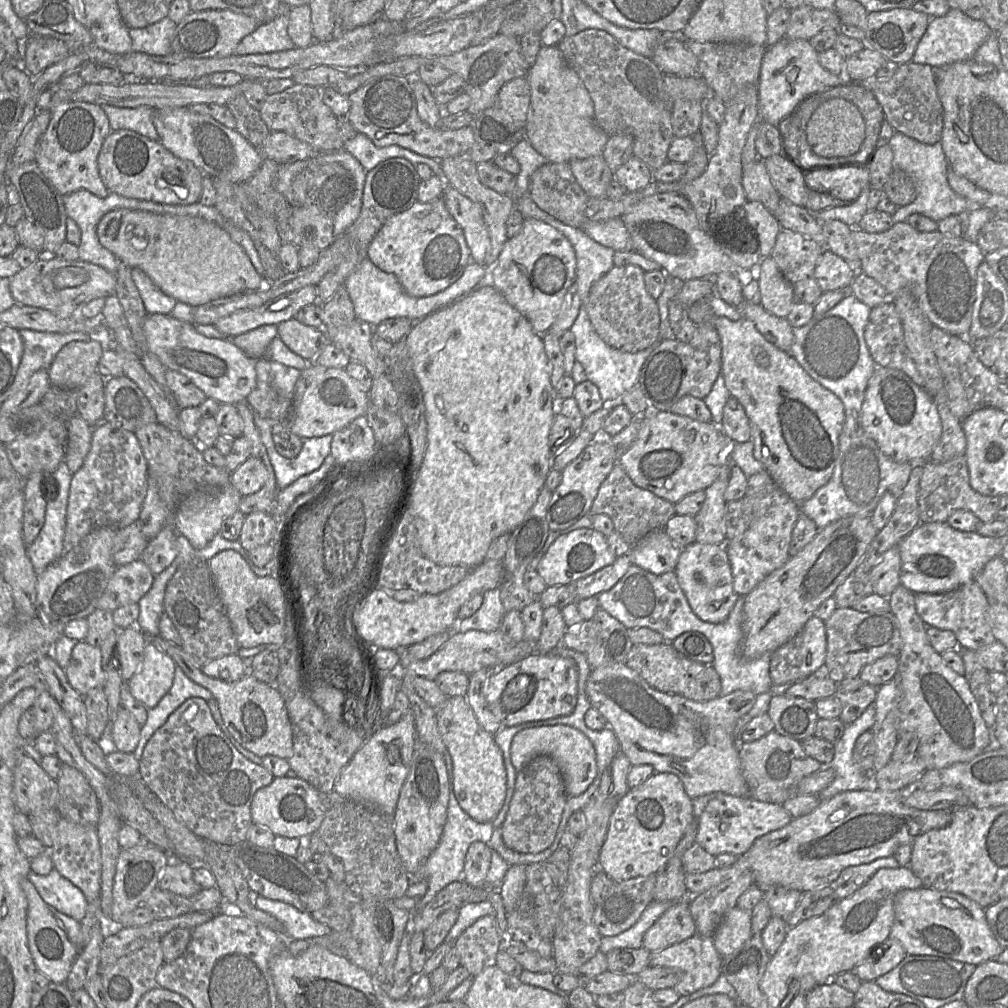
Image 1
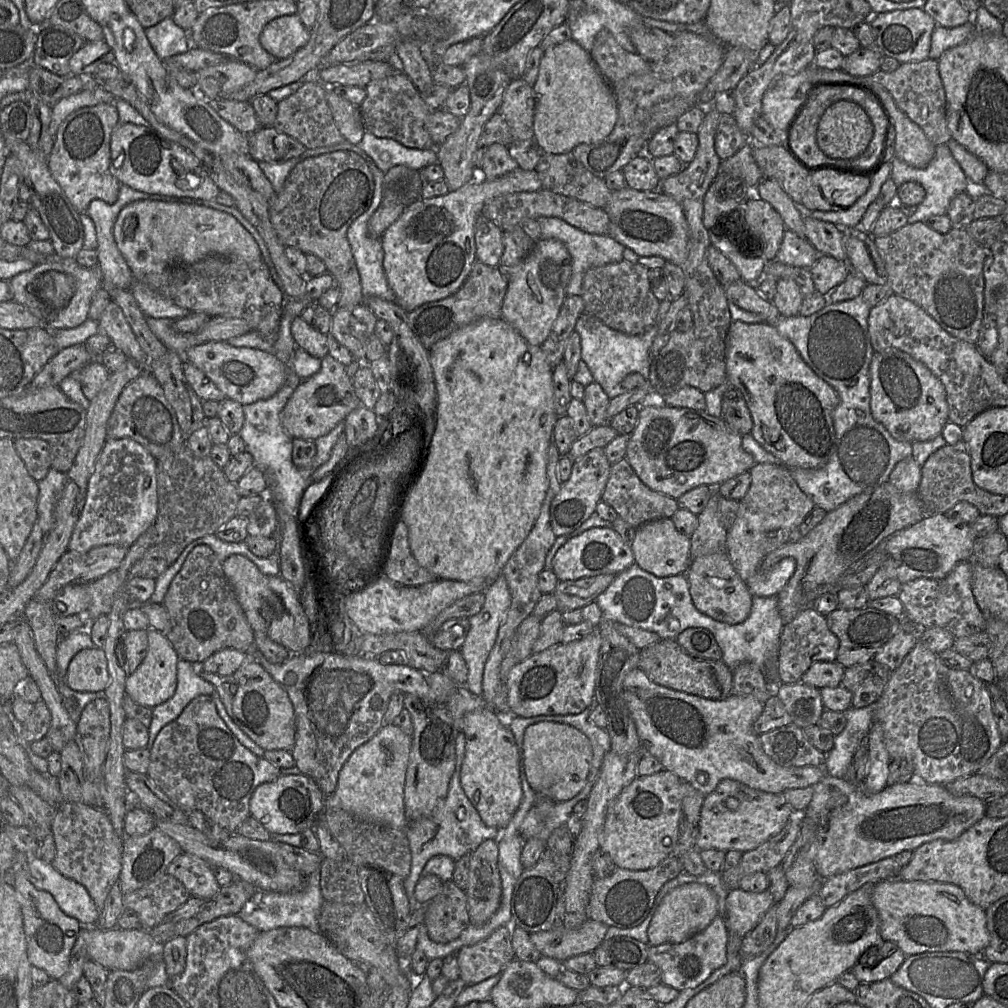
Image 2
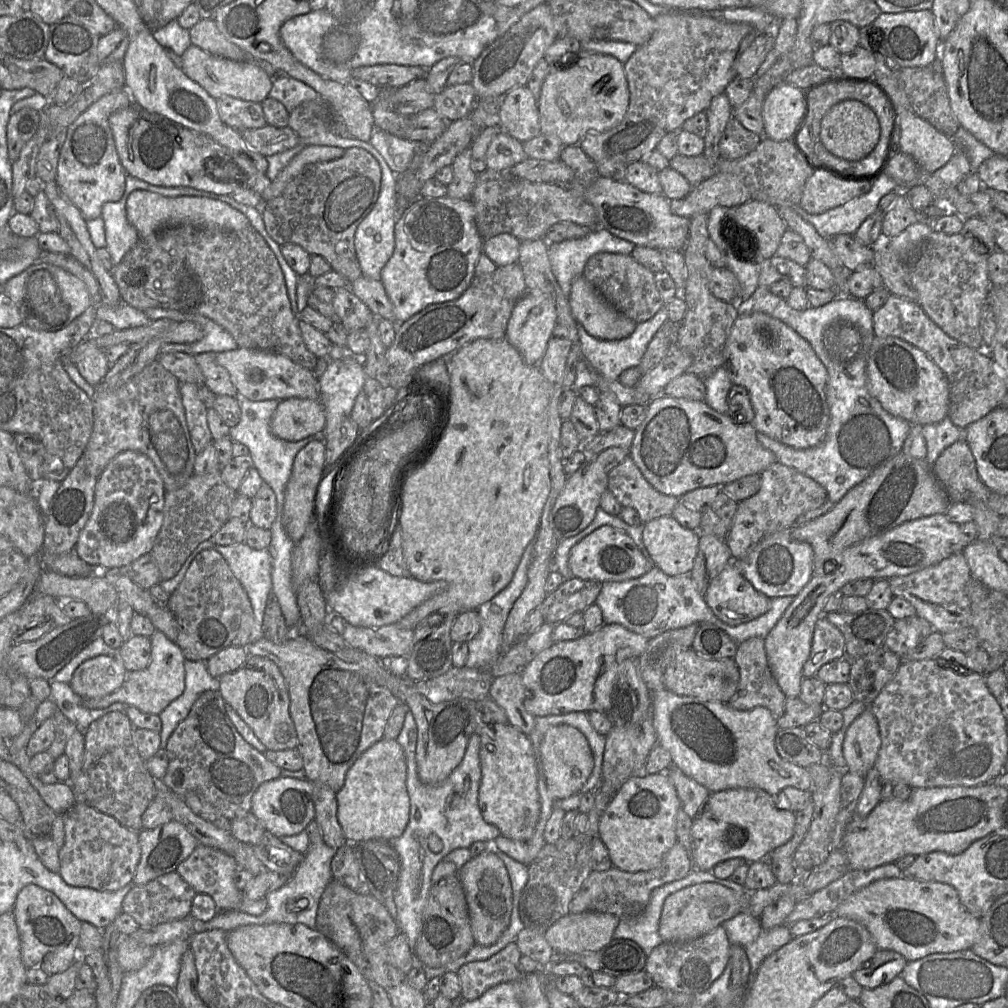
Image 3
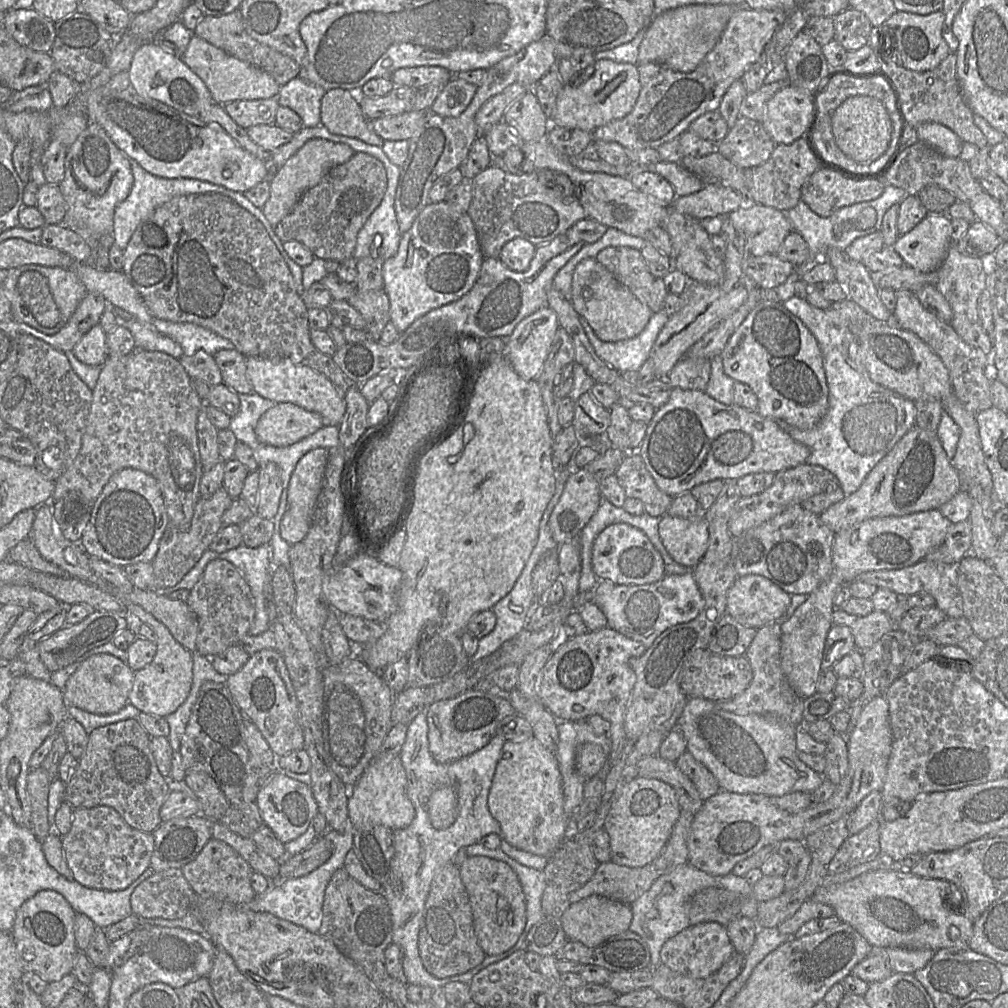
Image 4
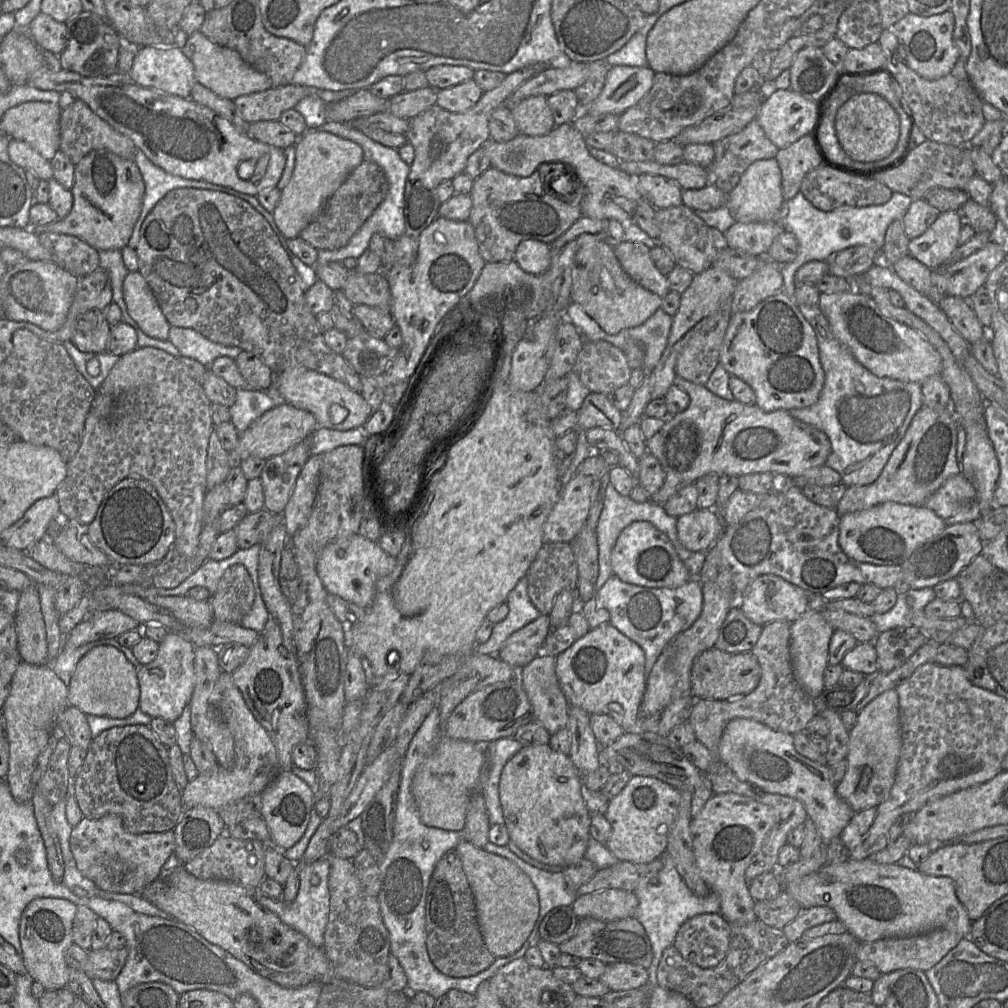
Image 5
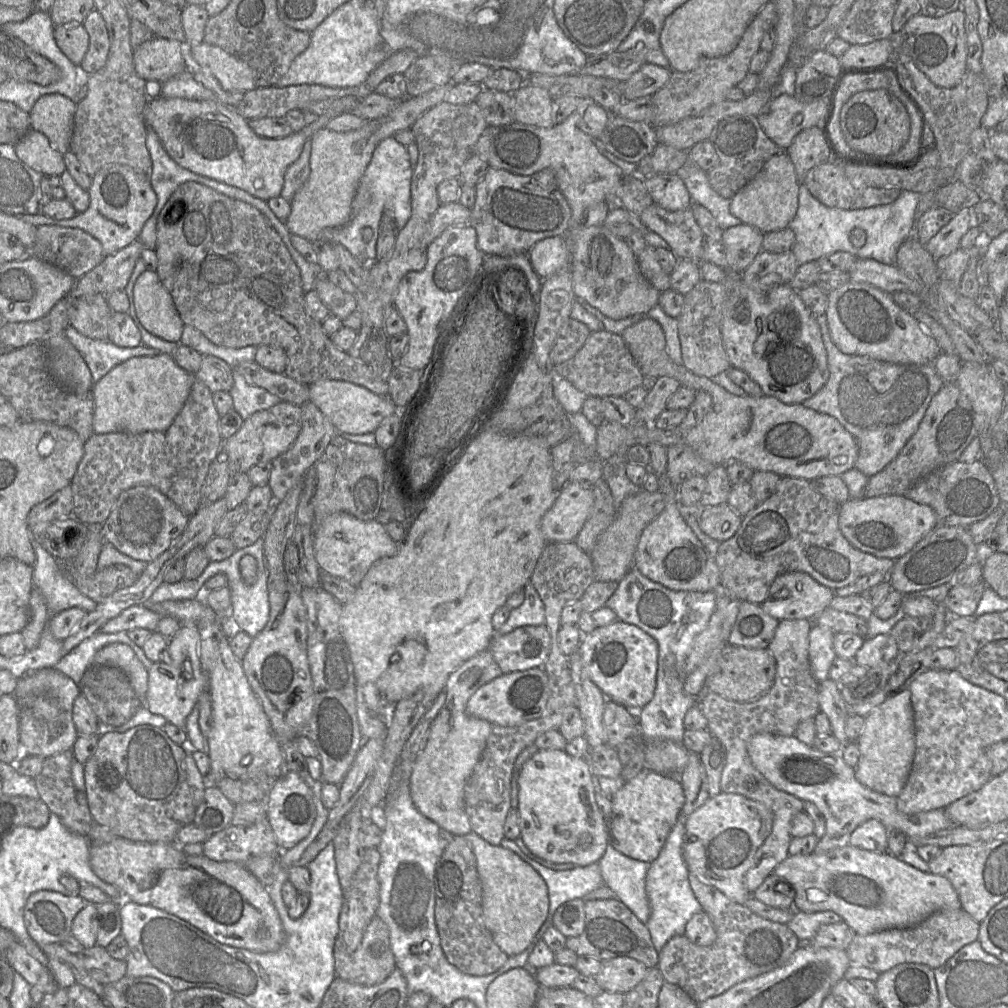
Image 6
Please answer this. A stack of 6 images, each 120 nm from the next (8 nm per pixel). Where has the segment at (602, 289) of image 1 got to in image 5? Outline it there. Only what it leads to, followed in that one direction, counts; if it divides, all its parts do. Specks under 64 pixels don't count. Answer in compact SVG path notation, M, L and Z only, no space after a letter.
M621 242L614 253L624 271L638 284L664 298L669 292L667 276L654 265L650 248L638 242Z

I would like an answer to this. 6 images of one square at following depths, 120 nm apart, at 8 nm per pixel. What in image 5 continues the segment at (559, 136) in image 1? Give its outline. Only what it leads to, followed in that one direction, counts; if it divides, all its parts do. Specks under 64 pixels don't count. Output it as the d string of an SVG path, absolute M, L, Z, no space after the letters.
M612 66L600 95L589 106L581 106L580 114L622 114L651 89L654 75L648 66Z

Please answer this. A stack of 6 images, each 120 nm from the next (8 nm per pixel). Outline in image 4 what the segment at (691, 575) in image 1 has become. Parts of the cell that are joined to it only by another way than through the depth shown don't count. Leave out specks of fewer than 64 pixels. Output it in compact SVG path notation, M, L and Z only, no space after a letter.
M762 575L738 576L727 593L726 614L744 626L760 628L783 619L791 602L785 592Z

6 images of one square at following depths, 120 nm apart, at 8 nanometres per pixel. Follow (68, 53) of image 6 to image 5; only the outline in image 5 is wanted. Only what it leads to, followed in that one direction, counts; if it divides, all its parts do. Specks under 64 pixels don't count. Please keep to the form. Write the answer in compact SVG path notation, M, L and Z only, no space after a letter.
M40 13L27 27L27 33L42 50L59 56L66 47L66 26Z

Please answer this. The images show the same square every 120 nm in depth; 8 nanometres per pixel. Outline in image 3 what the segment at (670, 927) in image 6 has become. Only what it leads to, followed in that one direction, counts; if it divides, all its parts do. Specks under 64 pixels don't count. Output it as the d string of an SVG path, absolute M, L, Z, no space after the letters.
M694 868L684 878L655 888L651 893L645 913L637 919L620 920L614 930L613 938L633 940L642 947L648 957L656 946L663 943L659 935L659 923L666 898L683 888L704 882L721 884L741 895L746 893L746 889L742 885L733 882L731 879L717 878L711 871L703 871Z

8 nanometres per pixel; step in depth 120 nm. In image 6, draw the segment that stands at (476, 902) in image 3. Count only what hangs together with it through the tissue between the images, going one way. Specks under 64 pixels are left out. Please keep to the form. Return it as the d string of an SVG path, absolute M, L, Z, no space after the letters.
M474 832L465 835L476 857L477 871L482 885L483 920L494 942L509 957L521 953L532 941L549 911L548 887L541 875L516 853L500 845L492 845Z

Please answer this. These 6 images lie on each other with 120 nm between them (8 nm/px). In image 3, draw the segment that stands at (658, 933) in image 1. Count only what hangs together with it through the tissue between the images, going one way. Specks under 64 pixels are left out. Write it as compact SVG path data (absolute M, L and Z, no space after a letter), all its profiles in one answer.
M704 882L683 888L668 896L663 904L659 935L663 942L681 943L712 932L723 922L741 912L747 912L748 893L741 895L713 882Z

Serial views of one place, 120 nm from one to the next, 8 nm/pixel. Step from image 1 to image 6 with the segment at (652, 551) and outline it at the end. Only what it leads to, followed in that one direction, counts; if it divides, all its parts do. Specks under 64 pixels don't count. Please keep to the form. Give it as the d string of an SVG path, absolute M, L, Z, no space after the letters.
M727 503L711 507L699 507L698 525L712 539L723 542L738 530L743 516L735 512Z

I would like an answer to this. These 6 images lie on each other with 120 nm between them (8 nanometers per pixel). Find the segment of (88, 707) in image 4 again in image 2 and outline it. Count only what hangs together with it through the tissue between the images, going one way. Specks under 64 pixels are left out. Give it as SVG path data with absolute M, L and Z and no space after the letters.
M103 648L79 651L71 659L64 681L75 691L103 692L109 683L107 658Z

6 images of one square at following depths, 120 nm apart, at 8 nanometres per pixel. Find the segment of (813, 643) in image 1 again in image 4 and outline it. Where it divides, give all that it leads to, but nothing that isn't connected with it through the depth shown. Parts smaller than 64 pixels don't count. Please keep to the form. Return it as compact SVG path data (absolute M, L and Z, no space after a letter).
M833 624L830 628L823 651L821 671L832 668L842 657L856 649L849 627Z

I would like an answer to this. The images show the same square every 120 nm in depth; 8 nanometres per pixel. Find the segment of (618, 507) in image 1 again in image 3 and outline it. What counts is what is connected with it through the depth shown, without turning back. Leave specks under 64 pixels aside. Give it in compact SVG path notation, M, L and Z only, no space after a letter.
M629 455L608 473L607 489L622 507L634 508L642 523L671 515L680 501L656 490Z

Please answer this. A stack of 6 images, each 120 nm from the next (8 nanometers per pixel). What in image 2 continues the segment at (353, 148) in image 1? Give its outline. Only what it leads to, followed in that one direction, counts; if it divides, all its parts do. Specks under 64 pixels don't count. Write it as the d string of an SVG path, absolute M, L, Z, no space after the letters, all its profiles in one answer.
M367 131L358 145L384 173L396 165L421 171L438 161L435 148L426 150L408 148L393 139L378 138Z

